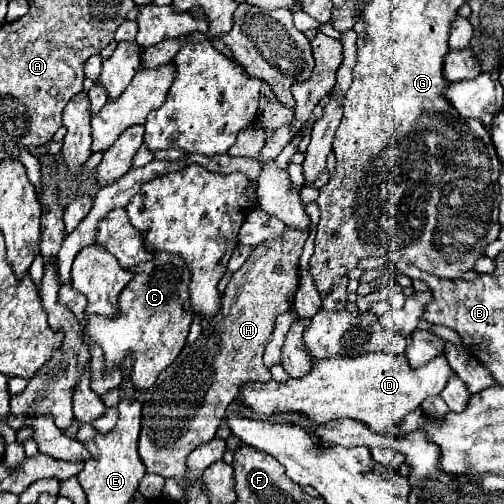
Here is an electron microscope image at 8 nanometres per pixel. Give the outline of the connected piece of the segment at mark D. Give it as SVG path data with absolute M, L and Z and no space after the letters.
M366 353L360 357L330 357L316 361L306 377L288 379L284 383L248 383L240 389L240 401L256 409L260 415L270 417L274 411L298 411L326 423L338 417L352 417L366 423L376 433L390 433L408 413L420 409L426 397L440 395L454 369L444 355L434 357L428 365L412 369L406 355Z

